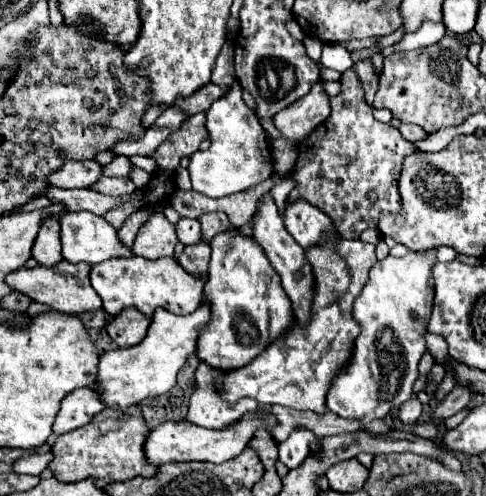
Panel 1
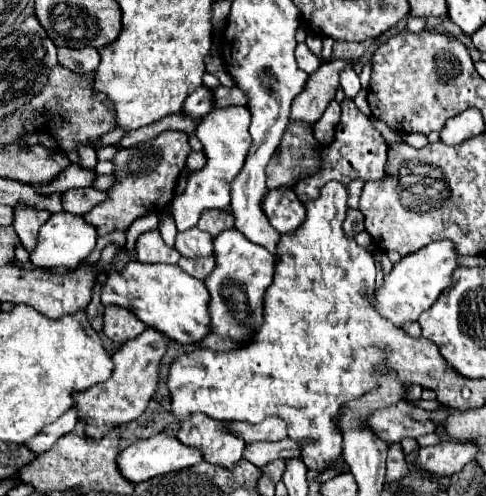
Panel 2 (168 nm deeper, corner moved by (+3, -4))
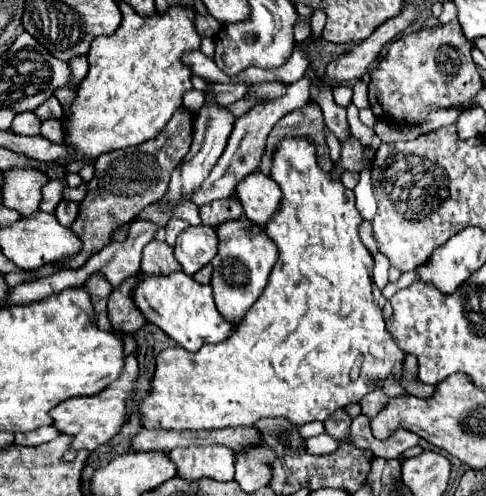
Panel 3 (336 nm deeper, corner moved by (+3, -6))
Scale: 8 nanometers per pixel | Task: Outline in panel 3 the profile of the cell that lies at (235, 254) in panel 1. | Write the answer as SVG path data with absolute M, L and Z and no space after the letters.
M245 218L229 220L221 224L217 228L217 236L219 236L219 252L211 260L213 264L211 288L213 288L215 304L221 316L231 320L233 326L237 326L243 320L245 312L253 306L253 302L265 290L271 268L277 262L277 248L275 248L275 242L269 240L269 236L265 234L261 226L255 226Z

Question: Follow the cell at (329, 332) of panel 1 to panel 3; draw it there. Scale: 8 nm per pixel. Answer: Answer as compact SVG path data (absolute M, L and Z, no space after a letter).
M285 138L273 156L273 168L271 168L271 178L281 186L283 190L283 200L281 200L281 210L277 216L265 226L267 236L277 244L279 250L279 260L273 266L273 272L269 276L269 284L259 296L259 300L253 304L253 308L247 312L243 322L231 332L231 336L219 344L205 344L201 346L199 352L189 352L181 346L173 346L163 350L157 356L157 366L155 366L155 376L153 376L153 390L151 394L141 402L141 416L145 428L163 428L163 430L213 430L213 428L229 428L229 426L253 426L261 418L285 418L293 422L295 426L303 426L311 420L325 420L331 416L335 410L345 408L351 402L359 402L365 394L375 390L377 386L383 386L389 376L393 376L397 382L403 378L405 370L405 352L399 348L397 340L389 336L389 330L385 326L383 314L378 300L381 291L373 283L373 256L365 248L365 244L359 240L357 234L357 224L361 222L361 216L355 208L355 194L353 190L345 188L341 182L331 180L329 174L325 174L317 166L315 158L315 146L307 138Z

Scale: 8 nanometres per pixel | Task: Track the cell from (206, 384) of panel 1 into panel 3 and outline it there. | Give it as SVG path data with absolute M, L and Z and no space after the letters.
M221 444L215 446L189 446L171 450L171 460L177 464L177 476L199 480L209 476L213 480L233 480L235 450Z

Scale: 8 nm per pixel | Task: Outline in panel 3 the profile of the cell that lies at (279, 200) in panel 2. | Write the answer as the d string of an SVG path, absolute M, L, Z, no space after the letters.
M253 172L245 176L237 184L235 194L243 204L245 216L259 226L267 226L269 220L273 220L273 216L281 208L283 192L279 184L261 172Z

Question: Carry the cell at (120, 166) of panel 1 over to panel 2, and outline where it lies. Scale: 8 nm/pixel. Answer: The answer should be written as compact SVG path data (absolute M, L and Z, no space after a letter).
M71 164L67 170L63 170L59 176L55 176L51 182L47 184L33 184L33 188L37 190L37 194L63 194L65 190L71 188L85 188L91 186L95 178L93 170L83 170L77 164Z

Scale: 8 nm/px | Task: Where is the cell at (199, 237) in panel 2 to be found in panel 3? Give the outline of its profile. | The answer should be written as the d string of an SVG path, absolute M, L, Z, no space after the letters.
M189 226L175 242L175 258L183 266L183 272L193 276L199 268L209 264L217 254L217 232L209 226Z

